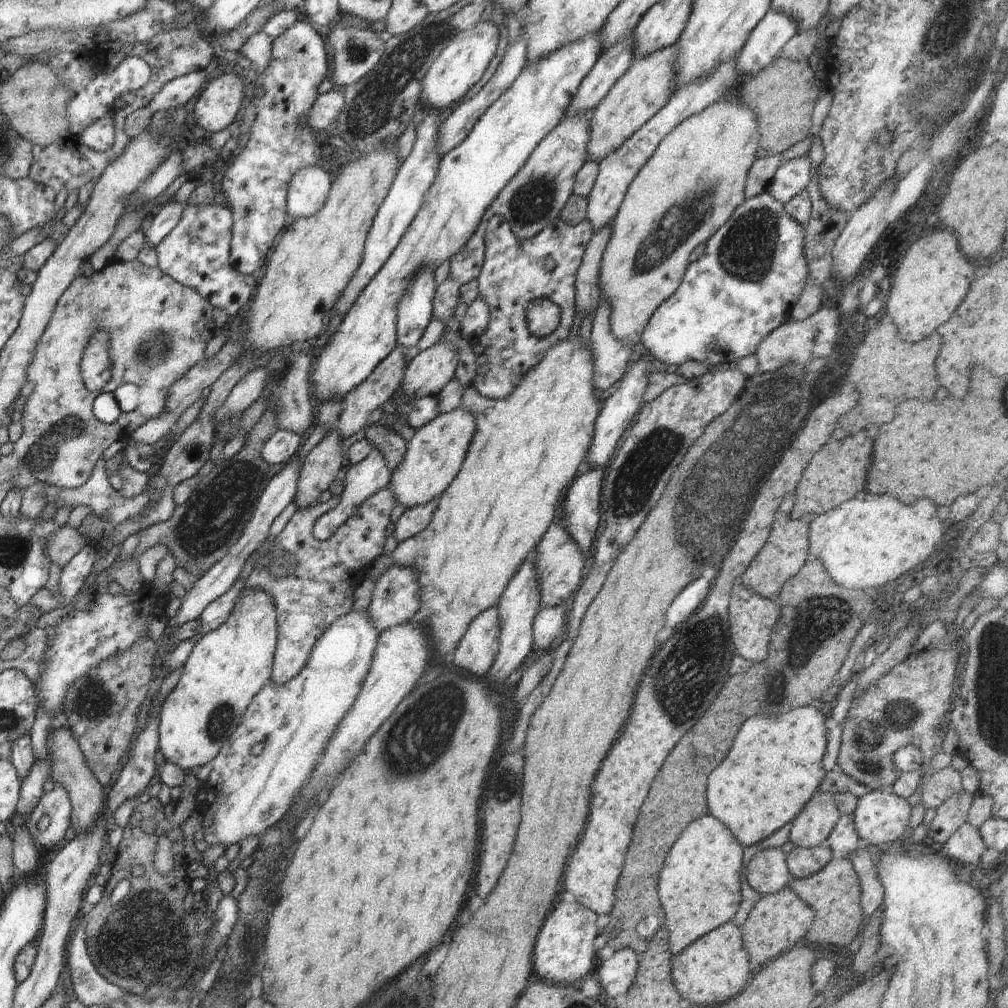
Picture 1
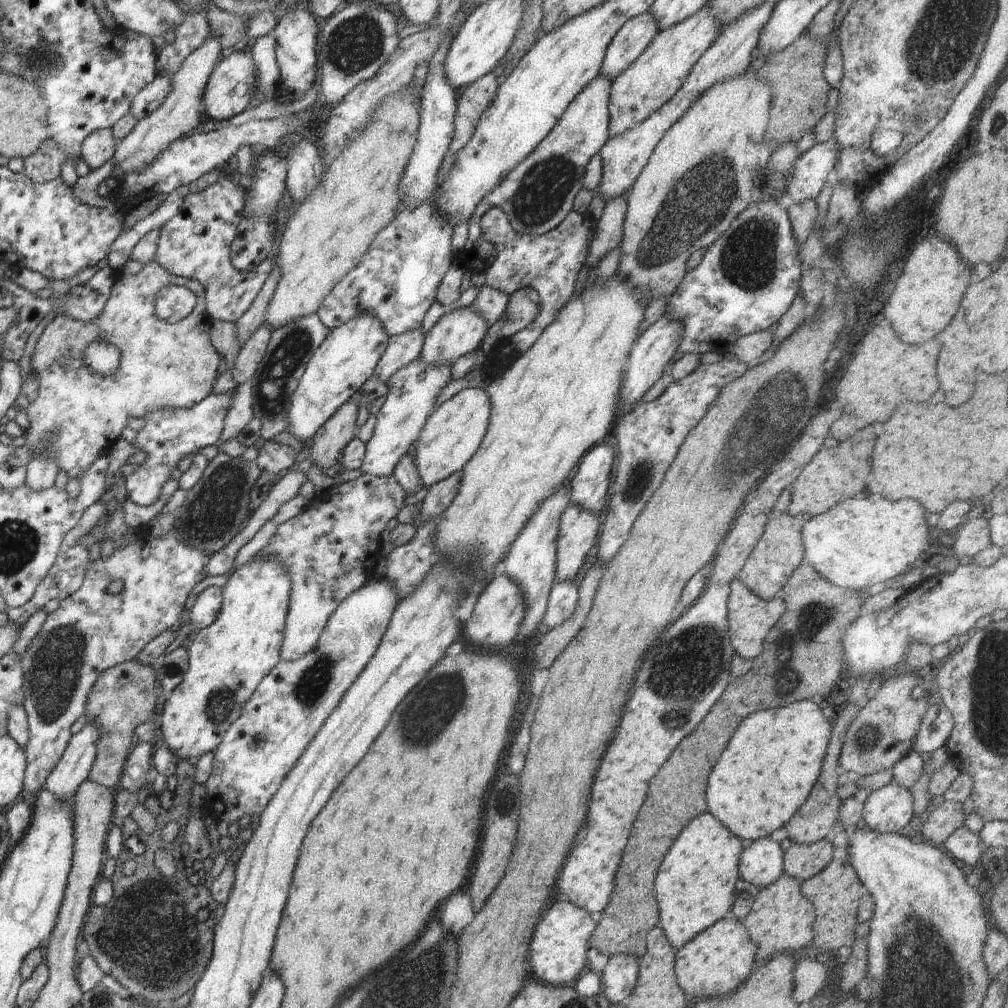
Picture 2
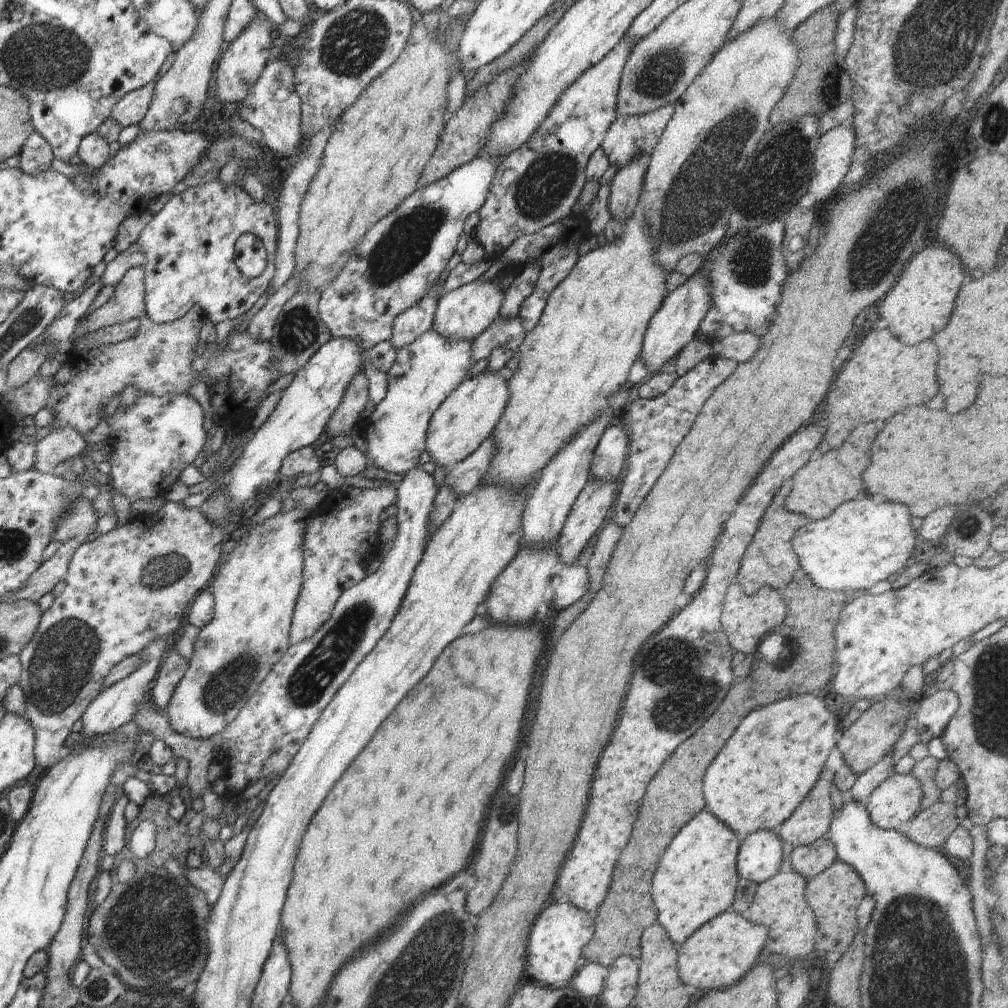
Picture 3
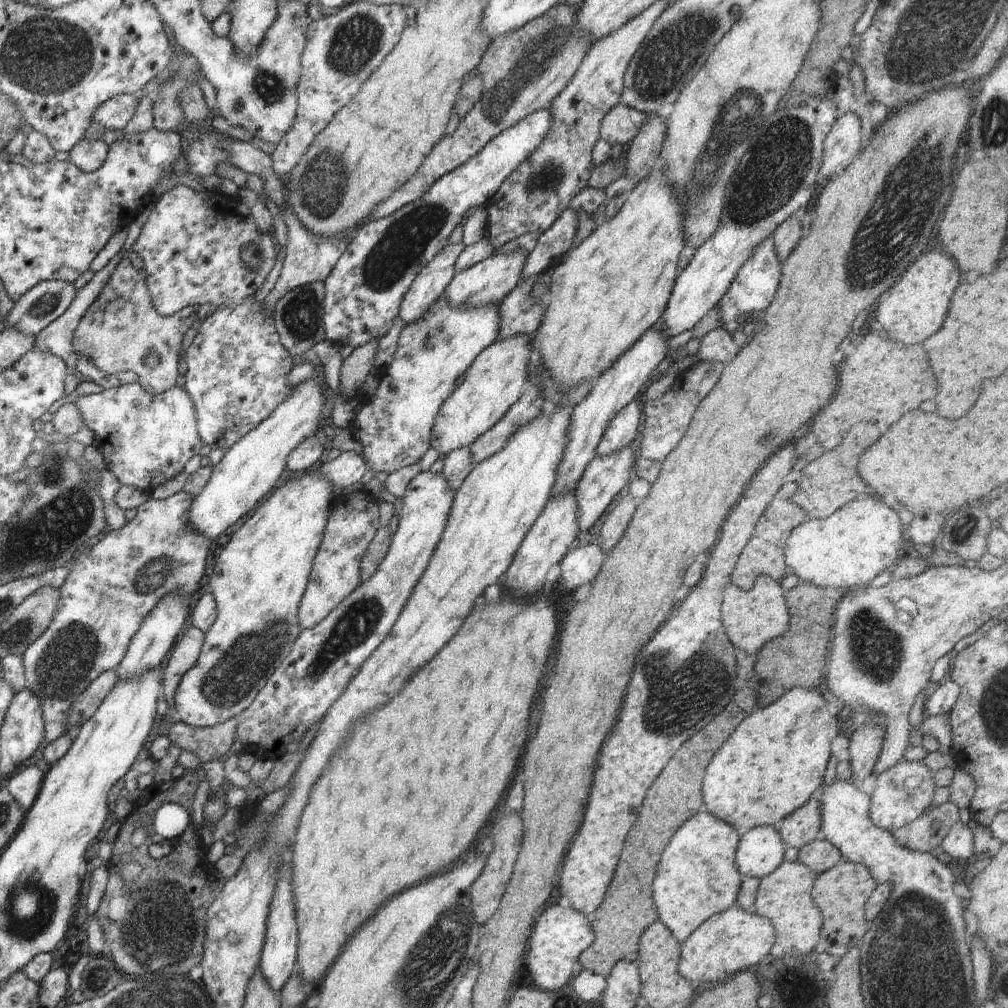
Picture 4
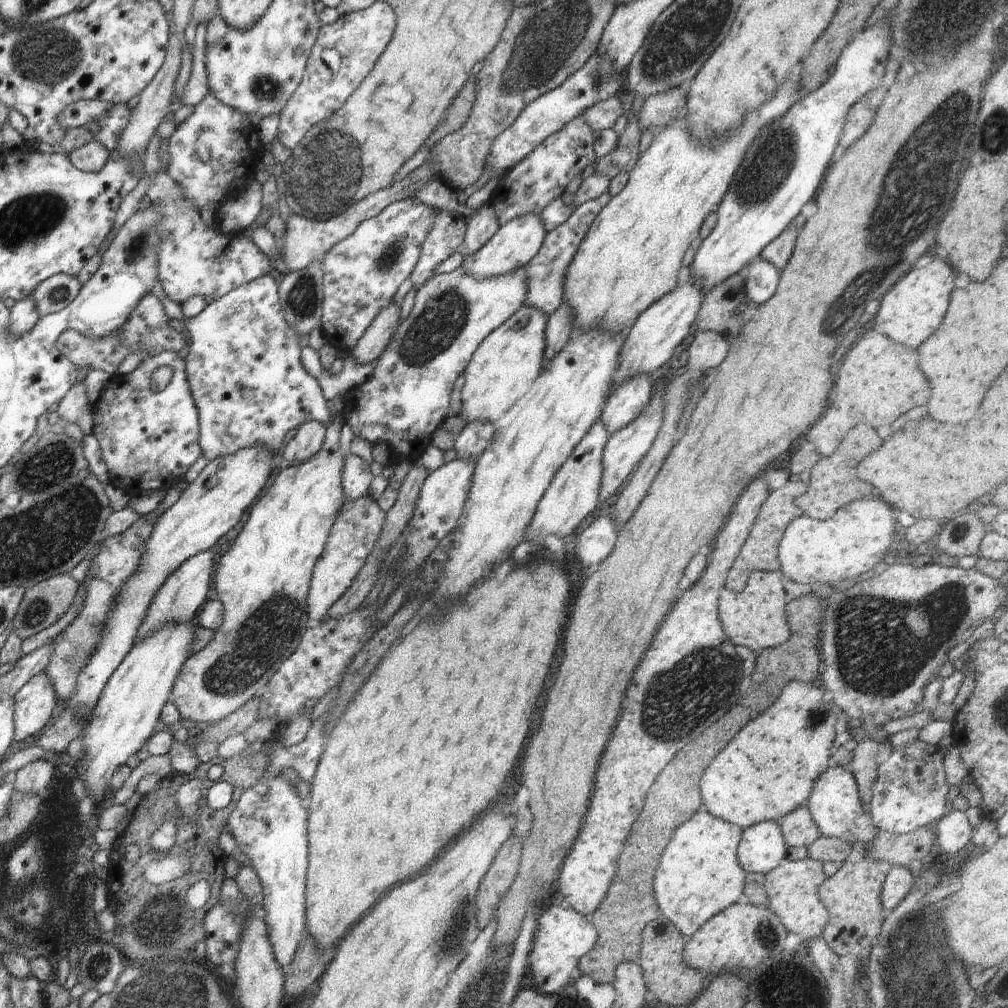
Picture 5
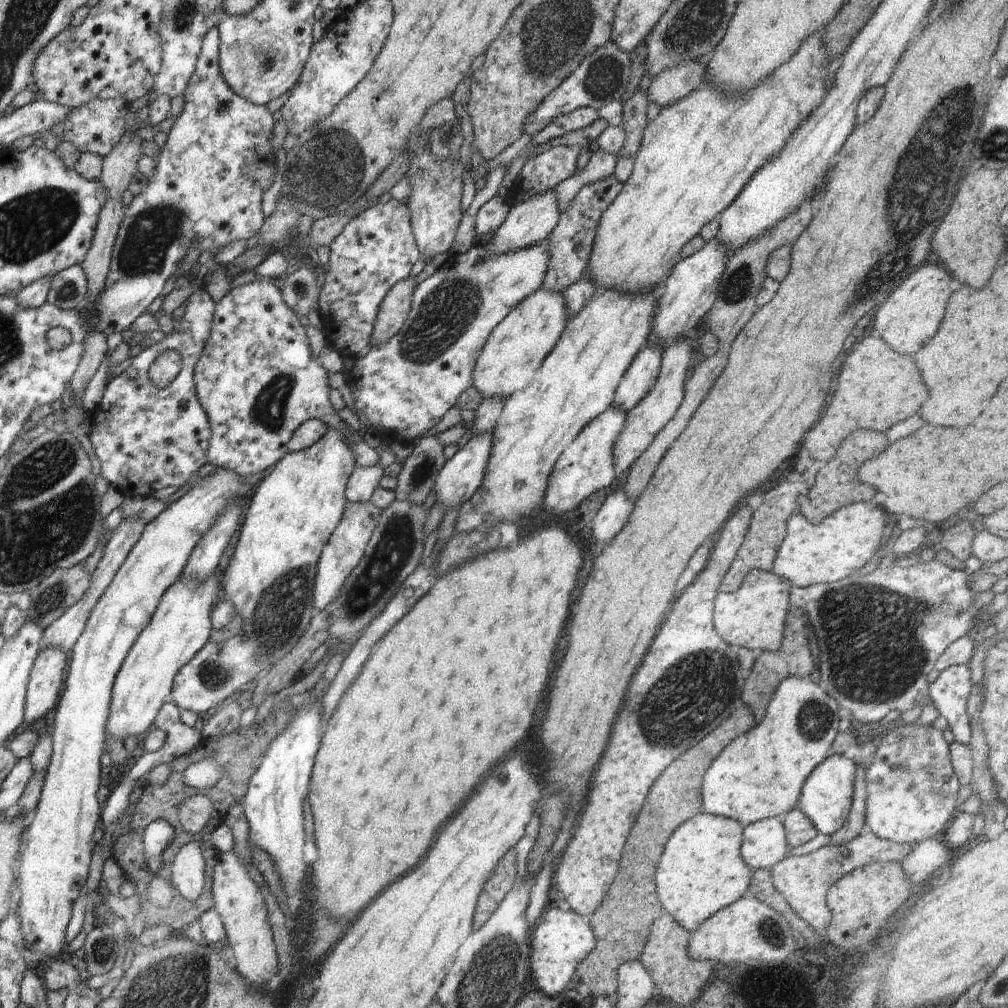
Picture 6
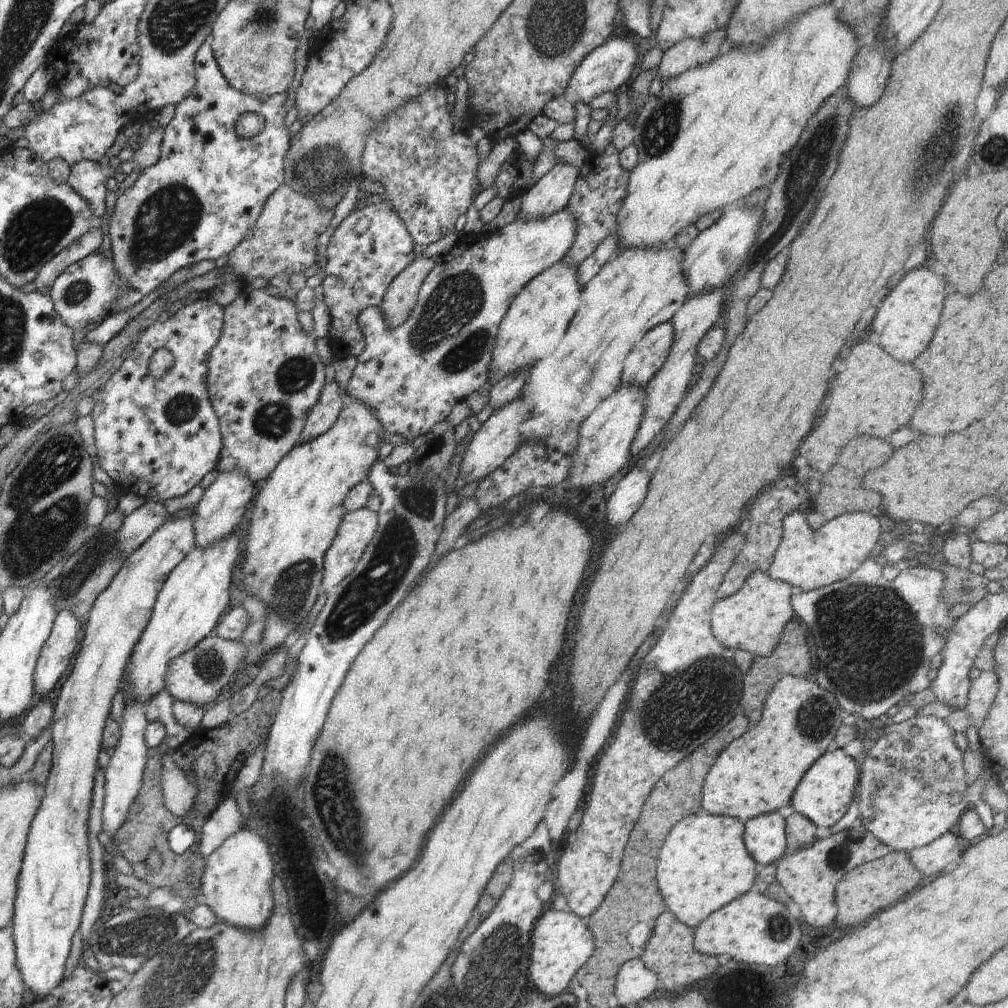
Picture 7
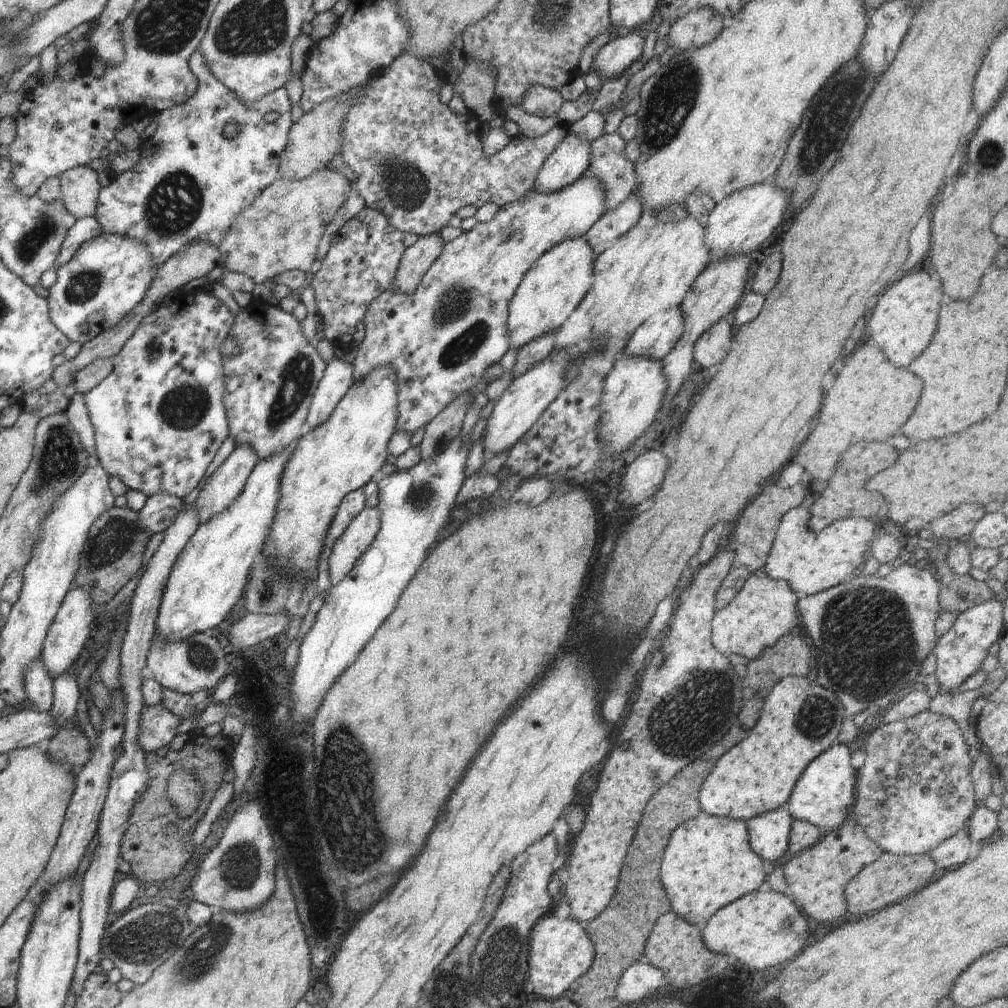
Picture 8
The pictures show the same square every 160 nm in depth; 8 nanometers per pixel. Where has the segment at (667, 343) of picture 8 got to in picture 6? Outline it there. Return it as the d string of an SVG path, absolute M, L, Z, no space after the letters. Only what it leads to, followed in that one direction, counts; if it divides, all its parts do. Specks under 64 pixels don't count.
M653 342L644 345L616 387L612 406L627 413L650 392L658 378L662 355L663 350Z

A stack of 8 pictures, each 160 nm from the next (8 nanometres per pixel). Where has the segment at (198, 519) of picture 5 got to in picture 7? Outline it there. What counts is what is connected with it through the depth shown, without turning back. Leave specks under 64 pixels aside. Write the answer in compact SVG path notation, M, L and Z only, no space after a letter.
M194 510L190 515L168 519L153 535L137 548L114 575L110 584L98 595L88 611L84 638L79 646L76 663L70 676L62 686L60 696L53 708L51 722L52 766L45 786L40 806L32 819L24 849L21 869L17 880L15 911L13 916L13 941L18 968L22 973L25 988L41 1001L56 993L63 979L66 960L70 954L72 936L79 929L82 909L86 902L90 884L90 846L88 845L88 810L92 802L94 774L102 743L102 730L111 712L112 699L120 690L121 681L134 645L142 636L150 620L156 597L168 575L186 558L195 547L193 527Z

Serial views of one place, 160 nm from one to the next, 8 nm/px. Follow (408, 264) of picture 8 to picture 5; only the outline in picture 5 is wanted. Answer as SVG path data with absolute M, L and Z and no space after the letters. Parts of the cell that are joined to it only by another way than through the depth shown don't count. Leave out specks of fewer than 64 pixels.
M390 303L366 327L366 332L350 352L354 361L360 365L376 362L390 344L400 318L400 308Z

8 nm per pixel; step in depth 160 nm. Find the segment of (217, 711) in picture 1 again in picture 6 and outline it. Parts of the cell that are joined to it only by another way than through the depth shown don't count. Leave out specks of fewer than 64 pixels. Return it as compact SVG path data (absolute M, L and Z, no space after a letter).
M327 429L322 435L322 438L315 442L312 446L305 448L301 451L287 452L276 464L269 470L266 478L260 483L257 489L251 492L249 495L252 497L250 505L248 505L248 513L244 518L244 524L240 528L240 536L238 536L238 542L232 559L226 568L224 577L221 579L222 585L222 597L228 602L233 604L233 607L237 610L238 615L242 616L242 631L228 640L220 641L219 643L206 643L193 657L188 664L185 664L178 674L174 677L173 687L171 690L171 701L176 703L182 710L190 711L199 715L201 712L206 712L214 706L221 706L221 704L230 698L236 698L243 692L242 688L246 684L250 684L252 680L257 680L260 676L268 672L269 668L276 664L280 659L283 659L286 655L292 652L293 648L298 644L298 641L302 638L302 635L309 627L312 617L317 613L313 603L313 590L316 578L316 567L326 542L328 542L331 534L337 528L338 523L342 520L343 510L347 503L345 497L345 490L347 482L352 471L356 468L353 452L350 450L348 440L343 436L340 431L334 429Z

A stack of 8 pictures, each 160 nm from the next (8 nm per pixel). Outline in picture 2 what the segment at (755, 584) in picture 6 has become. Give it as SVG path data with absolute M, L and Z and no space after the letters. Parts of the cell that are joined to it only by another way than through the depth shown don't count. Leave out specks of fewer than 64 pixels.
M737 578L729 584L728 626L732 646L742 658L756 658L762 654L763 642L771 628L777 624L784 614L785 604L782 597L762 600L749 588L746 588Z

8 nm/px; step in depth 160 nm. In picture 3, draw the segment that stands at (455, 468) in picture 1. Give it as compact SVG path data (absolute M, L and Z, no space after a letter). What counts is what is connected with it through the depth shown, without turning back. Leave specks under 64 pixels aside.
M506 371L480 372L471 379L464 379L434 412L426 433L425 450L438 473L468 458L491 436L508 400L507 376Z

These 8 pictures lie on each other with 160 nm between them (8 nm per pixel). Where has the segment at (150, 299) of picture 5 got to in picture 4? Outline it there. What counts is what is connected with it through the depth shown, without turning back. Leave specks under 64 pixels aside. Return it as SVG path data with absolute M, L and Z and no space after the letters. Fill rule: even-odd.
M127 254L112 272L98 299L90 304L80 320L74 332L72 348L78 356L89 358L102 374L111 376L132 372L146 392L160 395L174 388L176 379L183 372L182 341L196 322L198 309L198 306L192 306L182 308L172 316L160 316L152 305L142 267L135 257ZM149 353L158 354L158 366L149 367L143 363Z

